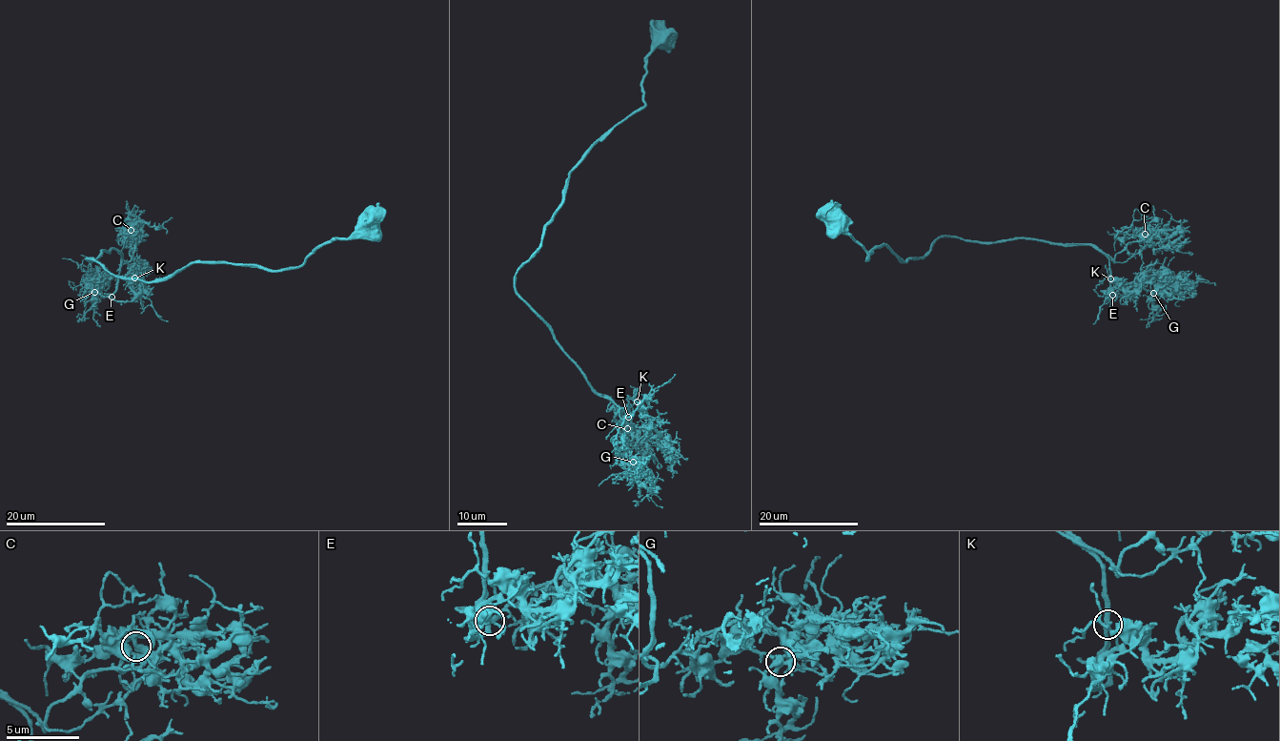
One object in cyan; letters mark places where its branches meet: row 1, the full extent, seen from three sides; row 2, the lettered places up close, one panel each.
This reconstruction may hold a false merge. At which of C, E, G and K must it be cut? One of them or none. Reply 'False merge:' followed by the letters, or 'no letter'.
False merge: no letter

